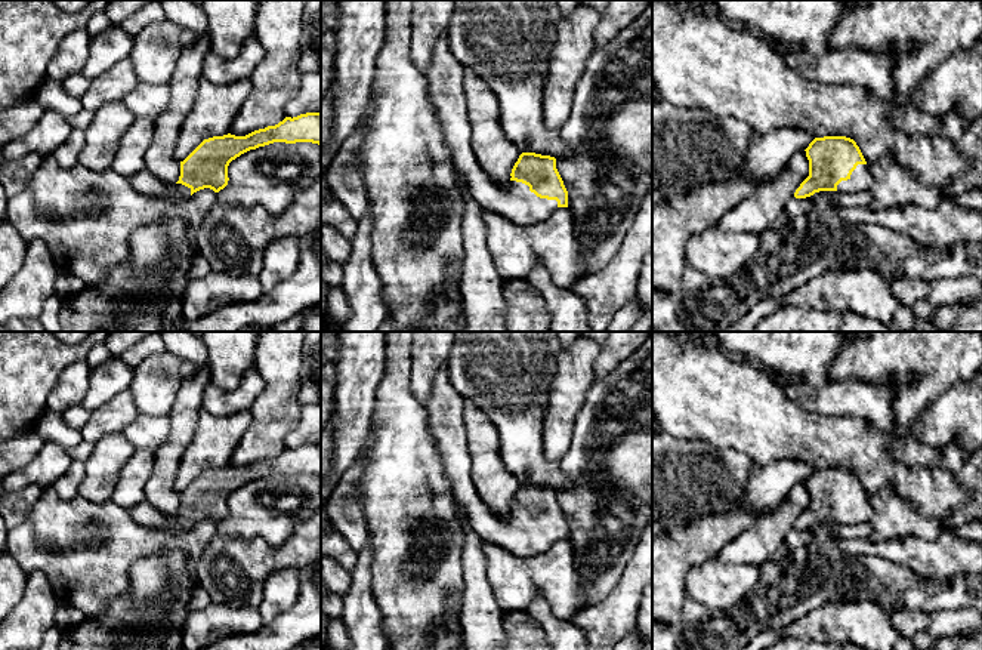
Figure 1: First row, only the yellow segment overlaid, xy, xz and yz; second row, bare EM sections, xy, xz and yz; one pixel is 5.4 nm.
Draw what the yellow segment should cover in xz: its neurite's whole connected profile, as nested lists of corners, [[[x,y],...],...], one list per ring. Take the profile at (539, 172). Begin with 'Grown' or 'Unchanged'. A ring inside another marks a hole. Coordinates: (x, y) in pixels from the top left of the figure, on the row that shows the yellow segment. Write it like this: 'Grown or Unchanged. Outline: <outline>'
Grown. Outline: [[[444,33],[433,46],[430,67],[424,76],[445,145],[473,200],[484,210],[503,215],[519,225],[538,224],[558,207],[568,207],[568,191],[556,169],[555,157],[522,153],[506,185],[497,184],[481,167],[469,135],[467,99],[461,86],[463,71],[464,67],[453,55]]]

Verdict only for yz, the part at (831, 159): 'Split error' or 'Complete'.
Split error

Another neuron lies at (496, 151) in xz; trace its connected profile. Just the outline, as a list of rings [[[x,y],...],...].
[[[467,68],[463,71],[461,86],[467,99],[475,157],[497,184],[506,185],[521,151],[501,127],[497,98],[487,83]]]

